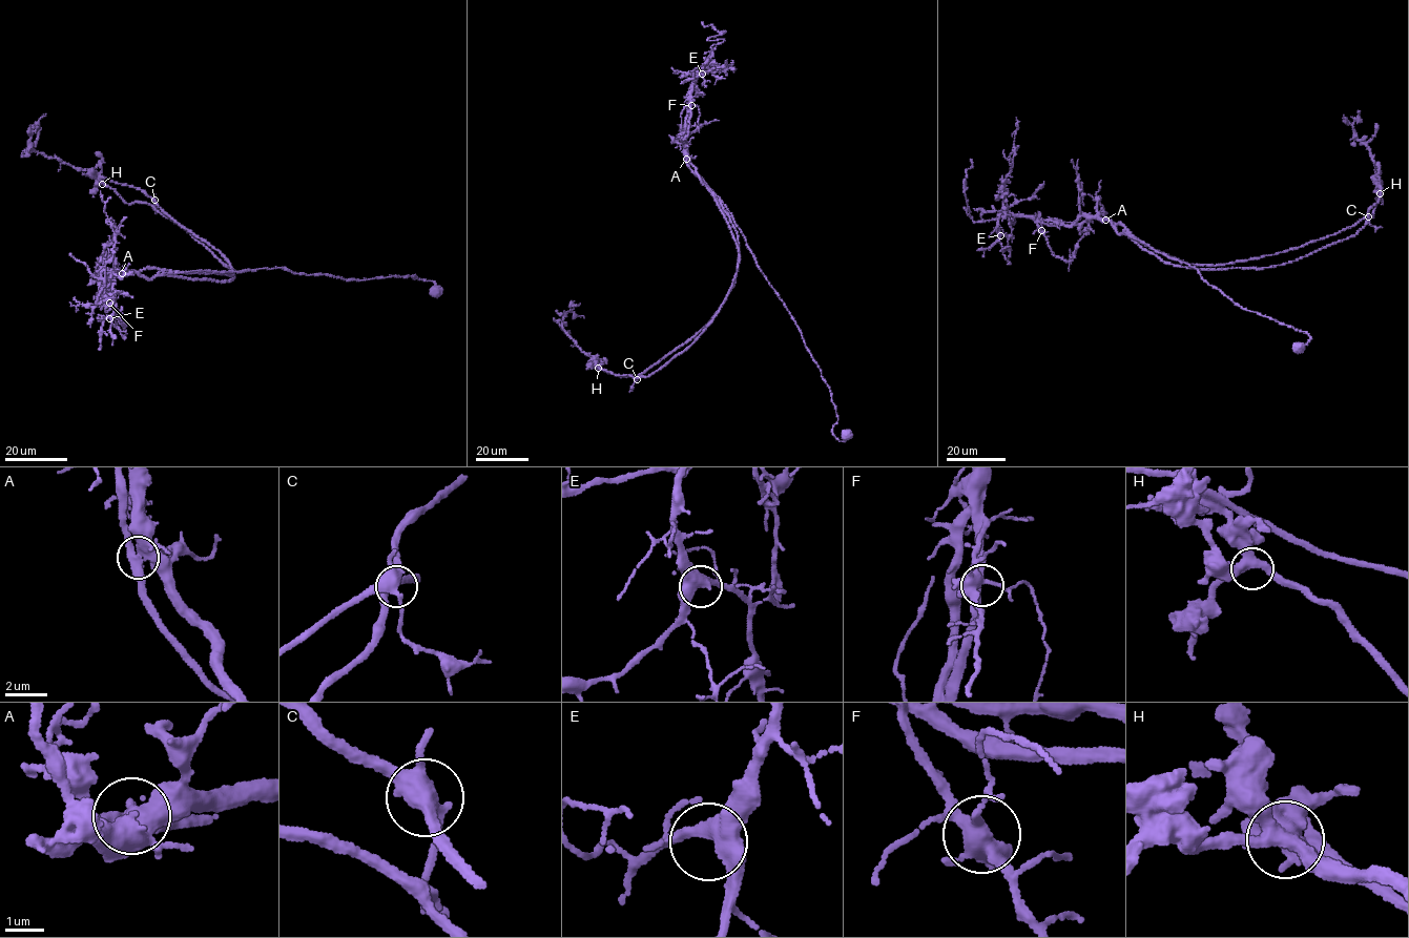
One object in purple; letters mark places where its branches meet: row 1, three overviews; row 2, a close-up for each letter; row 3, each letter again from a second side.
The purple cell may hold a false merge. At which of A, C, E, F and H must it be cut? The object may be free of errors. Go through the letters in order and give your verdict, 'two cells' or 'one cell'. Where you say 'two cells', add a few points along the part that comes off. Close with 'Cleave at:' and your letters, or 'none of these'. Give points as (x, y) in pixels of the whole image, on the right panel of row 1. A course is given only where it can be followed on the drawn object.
A: two cells; course (1105, 219), (1159, 251), (1204, 265), (1324, 238), (1351, 227), (1379, 200), (1371, 155), (1353, 134), (1360, 110)
C: one cell
E: one cell
F: one cell
H: one cell
Cleave at: A

